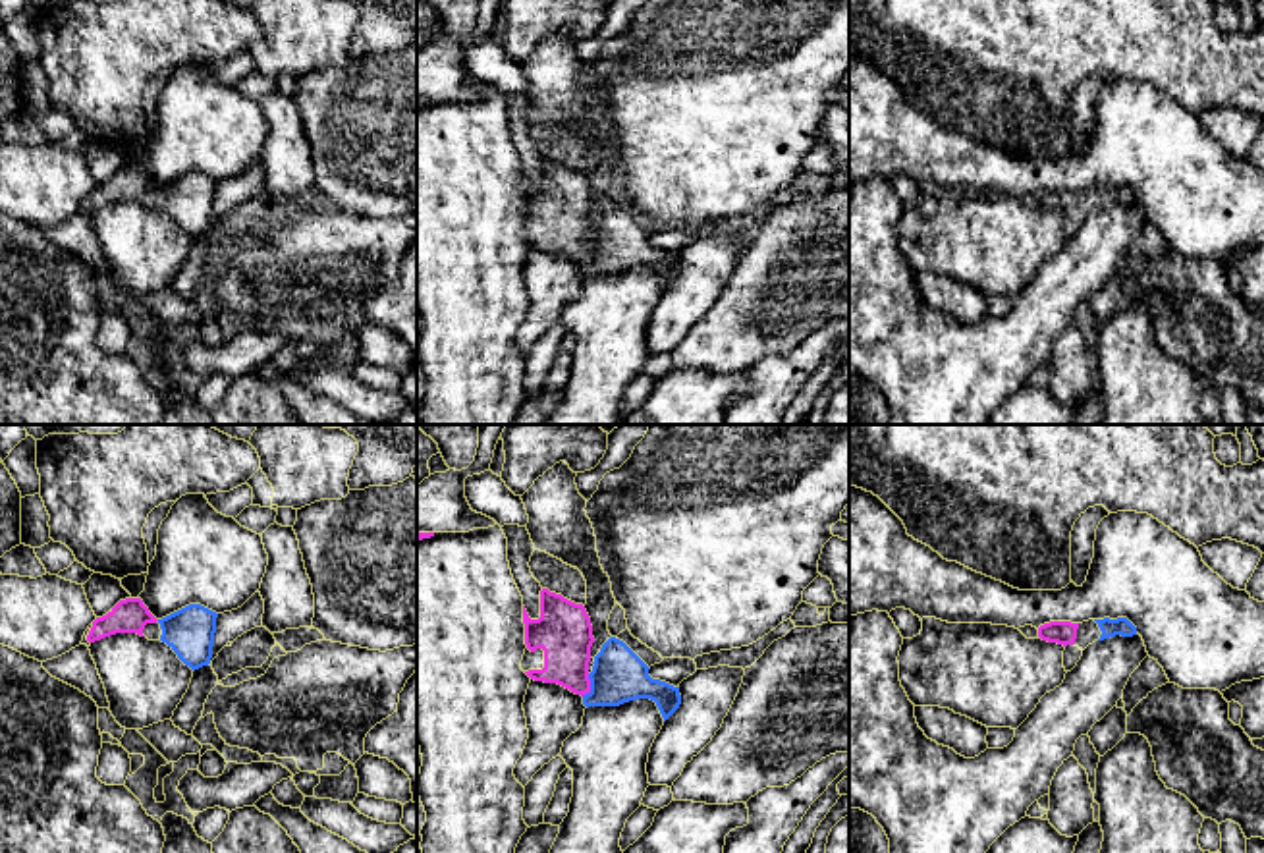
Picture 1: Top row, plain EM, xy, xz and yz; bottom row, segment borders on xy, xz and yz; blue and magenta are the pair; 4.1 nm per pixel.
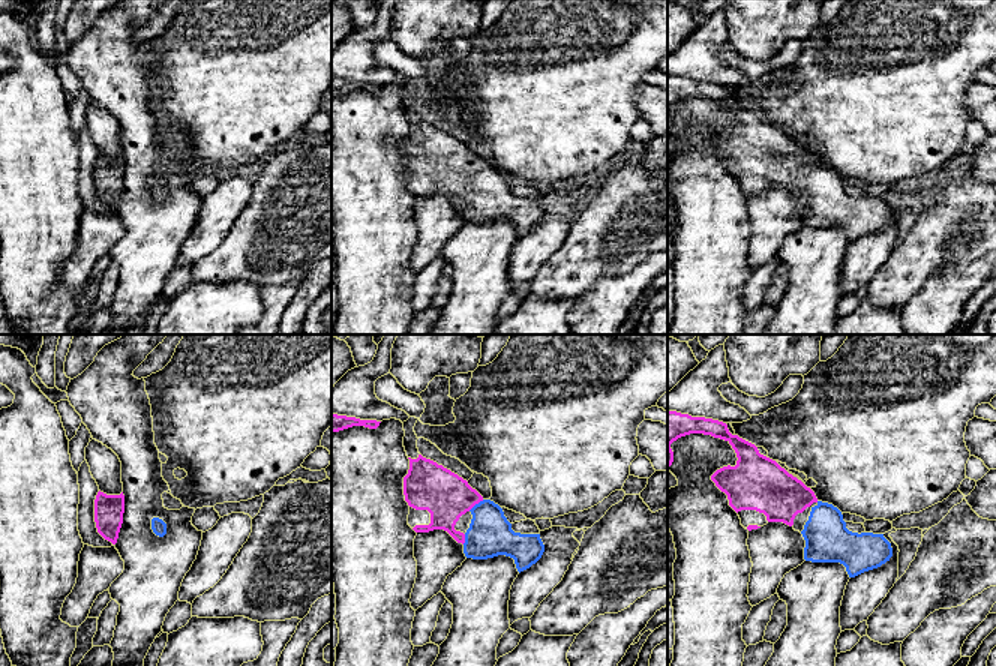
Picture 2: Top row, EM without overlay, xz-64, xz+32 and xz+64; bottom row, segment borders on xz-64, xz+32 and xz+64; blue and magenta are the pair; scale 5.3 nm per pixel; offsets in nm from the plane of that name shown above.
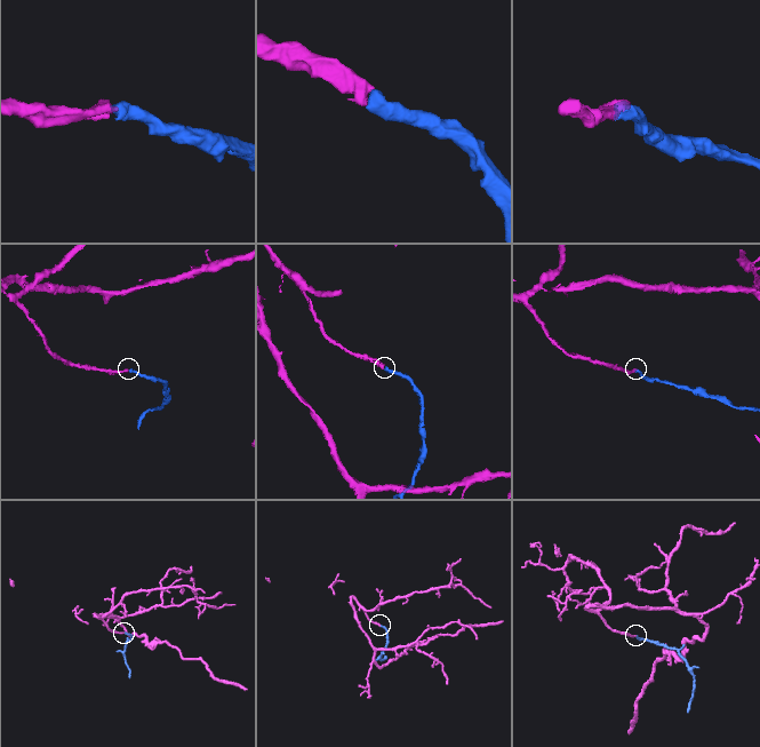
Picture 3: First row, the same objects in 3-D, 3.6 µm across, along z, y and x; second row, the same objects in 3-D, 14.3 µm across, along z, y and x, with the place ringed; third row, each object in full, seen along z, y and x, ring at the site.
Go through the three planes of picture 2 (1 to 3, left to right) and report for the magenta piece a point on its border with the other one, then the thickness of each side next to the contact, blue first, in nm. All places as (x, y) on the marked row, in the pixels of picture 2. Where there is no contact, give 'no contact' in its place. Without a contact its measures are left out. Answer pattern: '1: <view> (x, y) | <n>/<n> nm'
1: no contact
2: xz+32 (476, 504) | 240/260 nm
3: no contact

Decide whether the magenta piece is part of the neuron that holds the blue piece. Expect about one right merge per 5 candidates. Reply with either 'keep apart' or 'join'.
join

